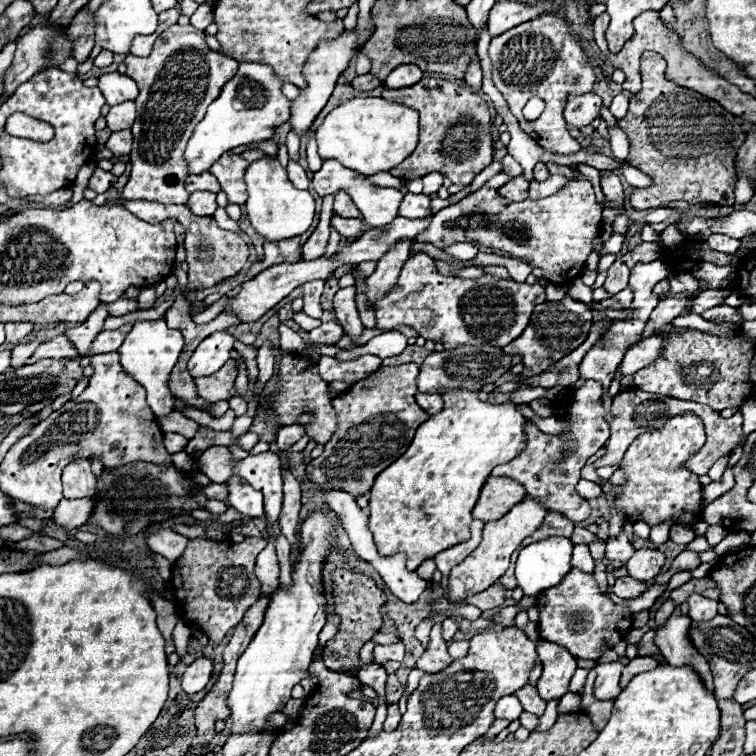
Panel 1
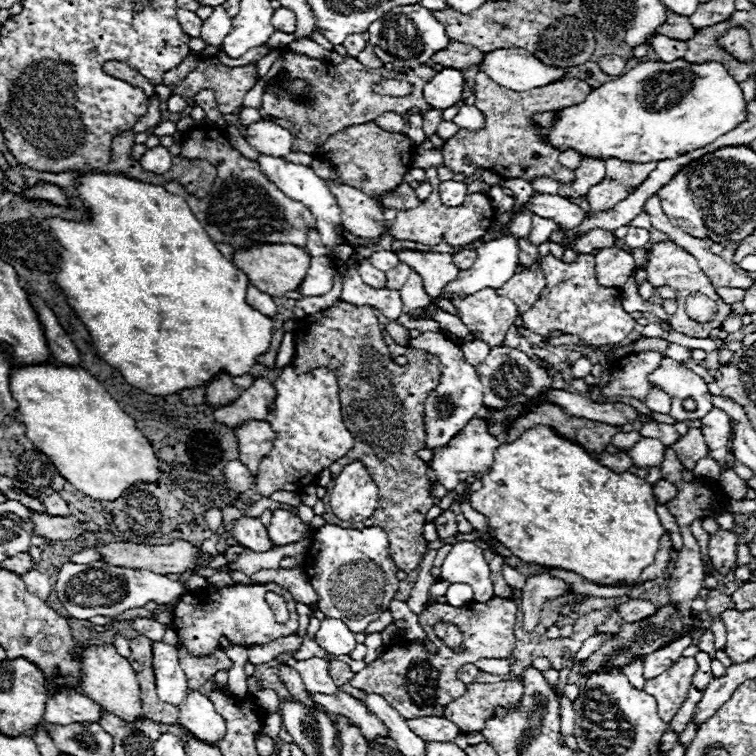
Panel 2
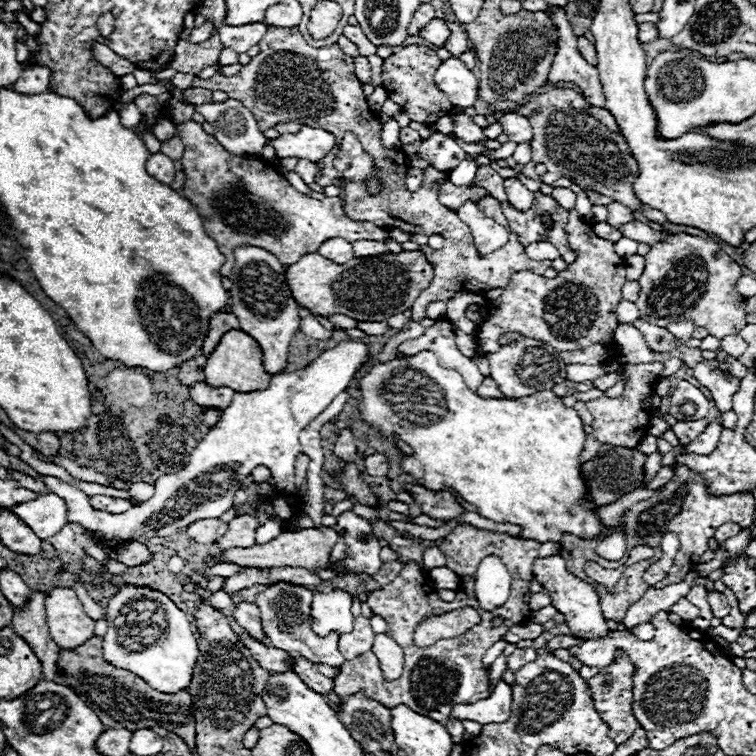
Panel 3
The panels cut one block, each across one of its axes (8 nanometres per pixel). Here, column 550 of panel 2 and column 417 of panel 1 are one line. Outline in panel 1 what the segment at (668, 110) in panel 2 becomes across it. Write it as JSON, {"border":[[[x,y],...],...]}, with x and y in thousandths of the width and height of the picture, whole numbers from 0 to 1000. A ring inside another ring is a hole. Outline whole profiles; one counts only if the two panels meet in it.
{"border":[[[466,130],[455,138],[450,138],[447,143],[442,143],[431,156],[429,164],[421,169],[418,175],[418,188],[421,188],[421,204],[434,212],[434,209],[444,209],[447,214],[452,214],[455,220],[481,230],[481,233],[492,233],[500,228],[516,228],[519,222],[524,222],[524,217],[529,217],[529,212],[537,212],[553,188],[553,148],[545,143],[537,143],[534,138],[524,138],[516,140],[516,132],[508,130]]]}

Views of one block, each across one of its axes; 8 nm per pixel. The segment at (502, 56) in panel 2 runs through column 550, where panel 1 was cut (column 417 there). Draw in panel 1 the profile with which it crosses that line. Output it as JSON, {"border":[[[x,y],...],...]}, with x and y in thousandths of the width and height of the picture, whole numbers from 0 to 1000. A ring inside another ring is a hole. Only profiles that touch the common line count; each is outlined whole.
{"border":[[[532,85],[521,90],[508,106],[508,116],[537,116],[558,106],[558,93],[548,85]]]}

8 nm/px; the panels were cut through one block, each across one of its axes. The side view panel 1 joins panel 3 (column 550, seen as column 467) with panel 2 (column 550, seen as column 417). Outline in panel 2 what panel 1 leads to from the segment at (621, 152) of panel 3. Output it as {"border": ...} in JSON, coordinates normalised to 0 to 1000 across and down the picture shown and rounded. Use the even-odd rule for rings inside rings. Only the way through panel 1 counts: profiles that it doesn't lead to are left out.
{"border":[[[632,95],[627,106],[627,124],[630,124],[630,143],[640,151],[640,169],[635,172],[606,172],[595,185],[587,188],[587,217],[601,230],[624,233],[632,222],[648,225],[659,230],[661,235],[693,235],[696,241],[704,241],[712,233],[722,233],[738,241],[757,241],[759,225],[743,220],[738,214],[738,198],[728,190],[717,188],[706,169],[698,167],[701,153],[706,148],[725,148],[725,146],[743,146],[759,138],[767,138],[778,124],[780,114],[772,106],[765,103],[746,103],[730,111],[722,111],[720,116],[706,116],[696,122],[683,122],[675,116],[667,116],[656,111],[643,95]],[[622,206],[624,217],[614,217],[611,209]]]}

